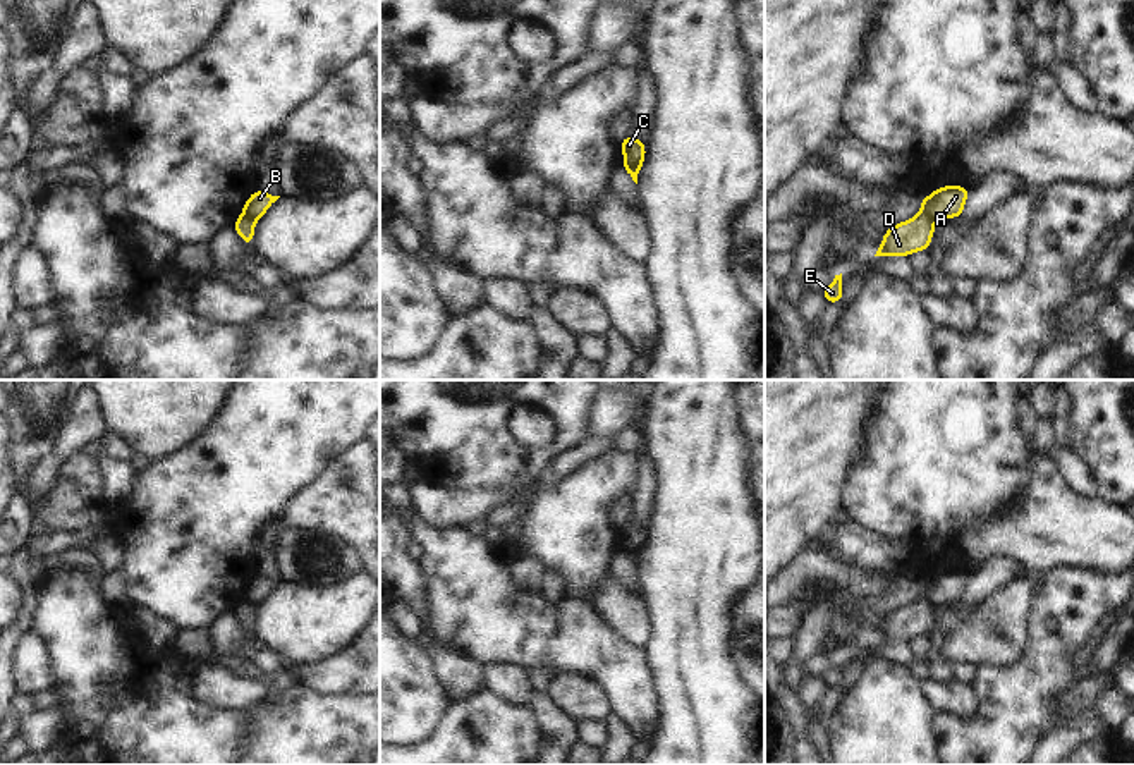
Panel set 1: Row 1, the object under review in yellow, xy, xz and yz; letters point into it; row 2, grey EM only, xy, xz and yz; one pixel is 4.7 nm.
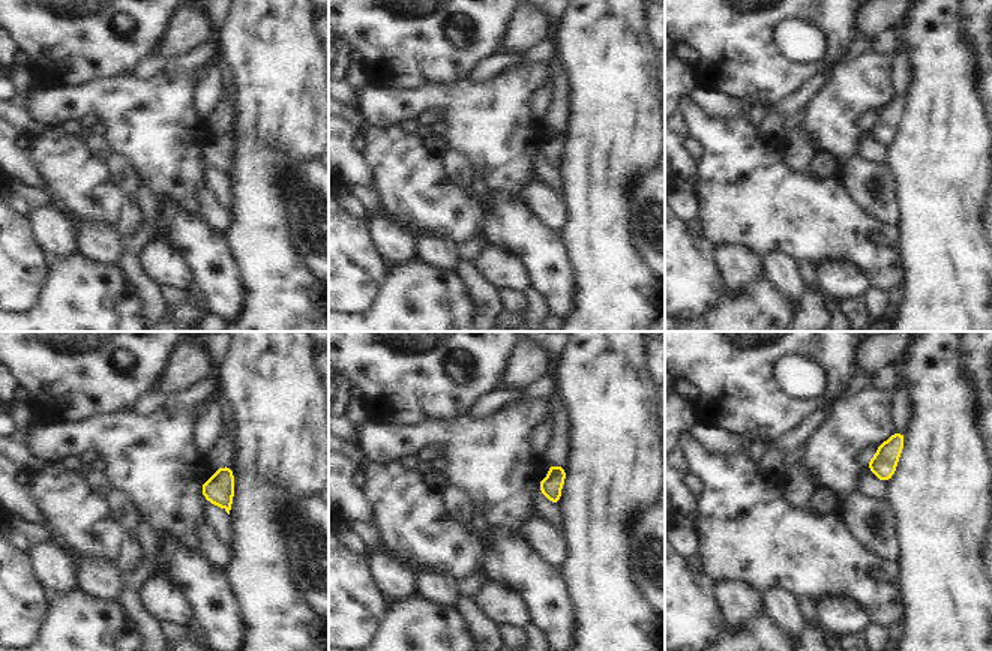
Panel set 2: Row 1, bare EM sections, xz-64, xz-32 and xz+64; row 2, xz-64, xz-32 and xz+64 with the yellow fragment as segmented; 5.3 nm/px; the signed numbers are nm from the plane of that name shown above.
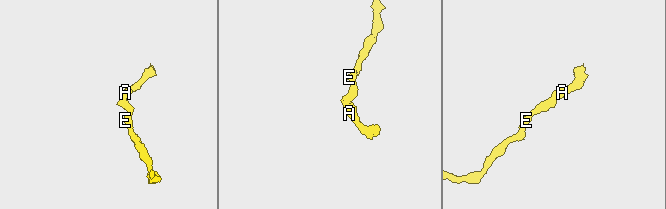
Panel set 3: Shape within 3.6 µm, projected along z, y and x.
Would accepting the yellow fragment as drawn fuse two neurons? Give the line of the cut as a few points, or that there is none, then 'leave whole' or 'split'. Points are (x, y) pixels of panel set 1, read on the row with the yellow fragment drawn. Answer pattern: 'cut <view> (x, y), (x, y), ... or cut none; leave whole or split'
cut xz (643, 159), (624, 165); split

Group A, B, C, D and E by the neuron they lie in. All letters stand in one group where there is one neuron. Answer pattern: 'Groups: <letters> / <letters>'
Groups: A B / C D E

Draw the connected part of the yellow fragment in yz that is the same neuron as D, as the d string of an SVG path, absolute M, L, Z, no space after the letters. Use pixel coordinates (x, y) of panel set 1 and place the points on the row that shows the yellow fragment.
M923 210L885 230L881 246L875 256L911 256L916 251L930 249L935 232L935 220Z

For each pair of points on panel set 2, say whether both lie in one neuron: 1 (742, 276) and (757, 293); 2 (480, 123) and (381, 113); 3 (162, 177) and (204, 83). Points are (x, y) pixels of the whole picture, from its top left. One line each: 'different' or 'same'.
1: different
2: same
3: different

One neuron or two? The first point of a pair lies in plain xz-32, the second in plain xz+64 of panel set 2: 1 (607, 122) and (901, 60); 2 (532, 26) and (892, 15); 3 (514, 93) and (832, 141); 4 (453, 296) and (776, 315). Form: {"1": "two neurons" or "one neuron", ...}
{"1": "two neurons", "2": "one neuron", "3": "one neuron", "4": "one neuron"}

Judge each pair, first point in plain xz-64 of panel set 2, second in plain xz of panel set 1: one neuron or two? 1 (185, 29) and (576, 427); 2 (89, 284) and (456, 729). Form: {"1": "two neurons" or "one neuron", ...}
{"1": "two neurons", "2": "one neuron"}

